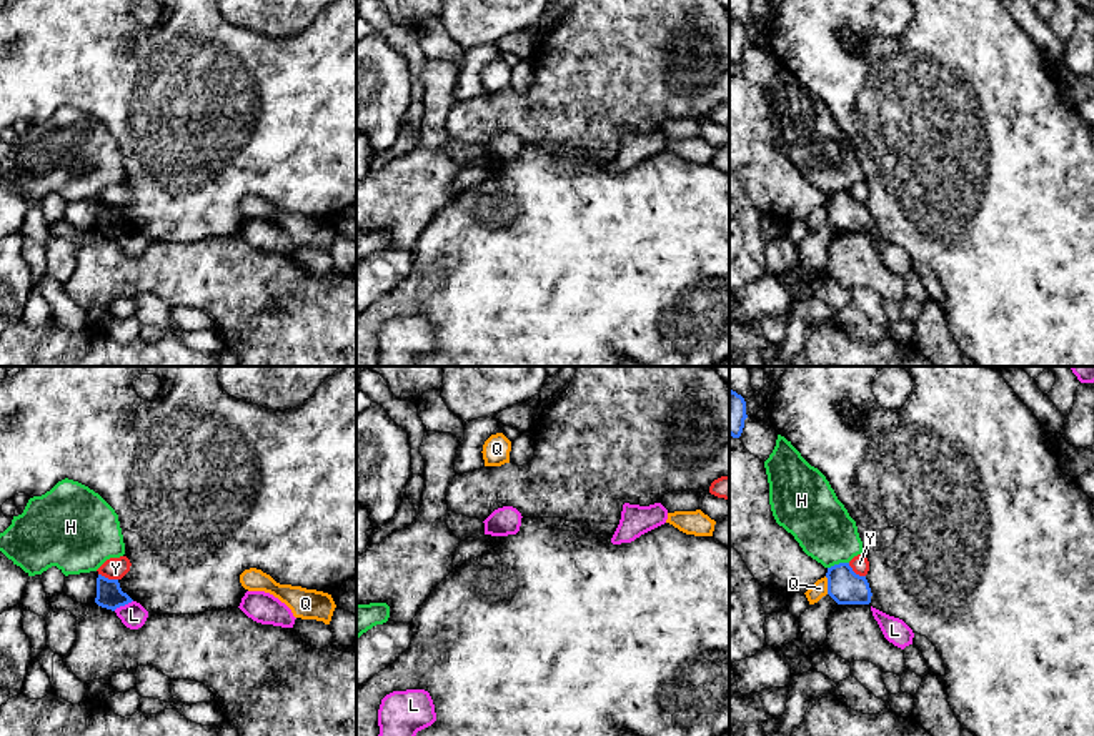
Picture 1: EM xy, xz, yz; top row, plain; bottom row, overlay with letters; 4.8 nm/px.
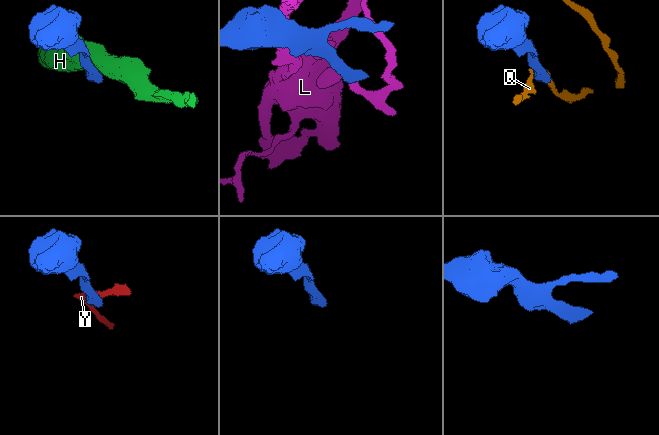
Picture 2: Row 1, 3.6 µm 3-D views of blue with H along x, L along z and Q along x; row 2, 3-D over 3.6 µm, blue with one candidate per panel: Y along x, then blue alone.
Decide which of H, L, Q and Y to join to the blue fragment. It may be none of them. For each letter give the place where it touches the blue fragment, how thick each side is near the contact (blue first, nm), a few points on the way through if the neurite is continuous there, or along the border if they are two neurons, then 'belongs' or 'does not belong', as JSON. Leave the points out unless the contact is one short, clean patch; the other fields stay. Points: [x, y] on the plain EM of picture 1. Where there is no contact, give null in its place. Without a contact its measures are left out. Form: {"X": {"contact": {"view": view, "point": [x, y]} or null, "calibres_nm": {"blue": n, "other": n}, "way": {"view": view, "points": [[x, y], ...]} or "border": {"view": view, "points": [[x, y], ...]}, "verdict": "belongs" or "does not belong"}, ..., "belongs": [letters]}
{"H": {"contact": {"view": "yz", "point": [840, 190]}, "calibres_nm": {"blue": 170, "other": 280}, "verdict": "does not belong"}, "L": {"contact": {"view": "xy", "point": [122, 232]}, "calibres_nm": {"blue": 130, "other": 120}, "border": {"view": "xy", "points": [[132, 227], [114, 237]]}, "verdict": "does not belong"}, "Q": {"contact": {"view": "yz", "point": [828, 212]}, "calibres_nm": {"blue": 170, "other": 80}, "border": {"view": "yz", "points": [[825, 203], [828, 220]]}, "verdict": "does not belong"}, "Y": {"contact": {"view": "yz", "point": [855, 200]}, "calibres_nm": {"blue": 170, "other": 90}, "border": {"view": "yz", "points": [[848, 190], [856, 200], [865, 203]]}, "verdict": "does not belong"}, "belongs": []}

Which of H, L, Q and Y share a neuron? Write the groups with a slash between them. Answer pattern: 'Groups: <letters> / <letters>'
Groups: H / L / Q / Y

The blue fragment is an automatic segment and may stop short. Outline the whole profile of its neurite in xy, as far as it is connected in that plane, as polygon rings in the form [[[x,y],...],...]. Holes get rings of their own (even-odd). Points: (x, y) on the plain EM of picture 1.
[[[98,201],[95,225],[95,230],[98,233],[115,238],[117,235],[125,233],[132,228],[133,226],[122,218],[118,206],[108,206]]]

